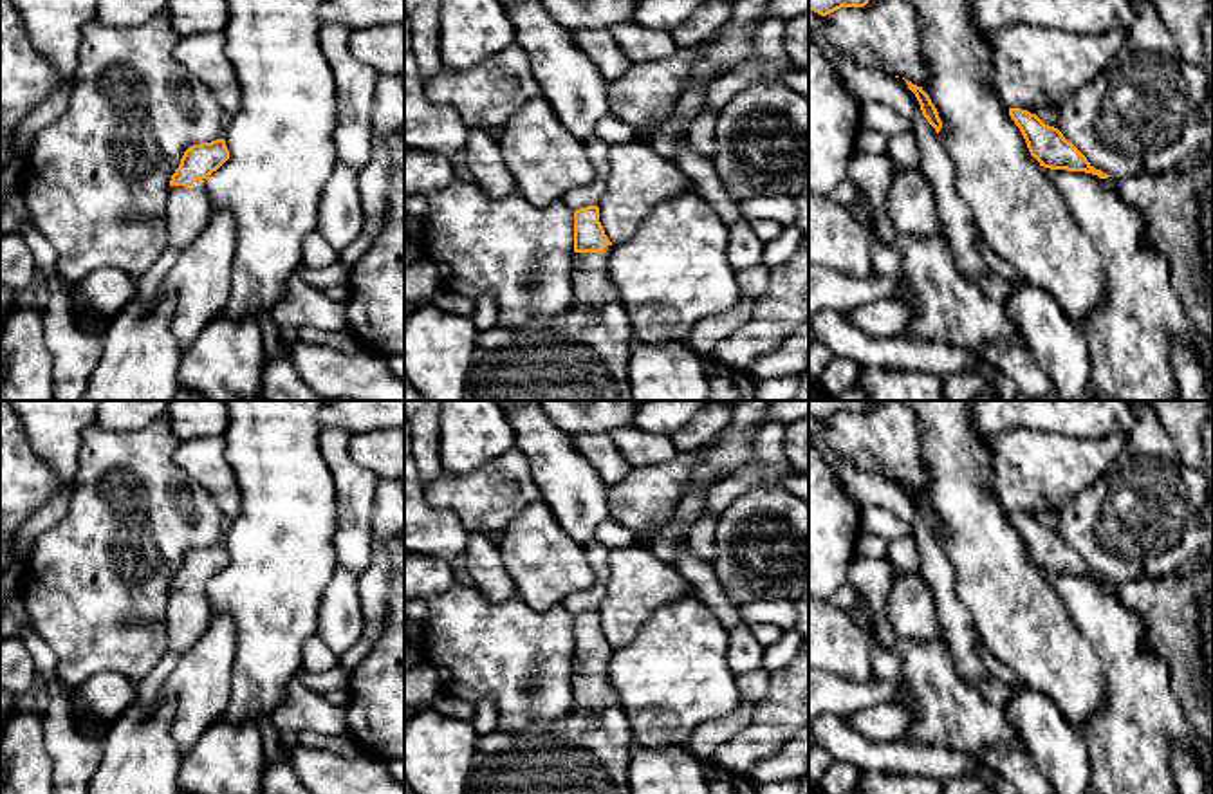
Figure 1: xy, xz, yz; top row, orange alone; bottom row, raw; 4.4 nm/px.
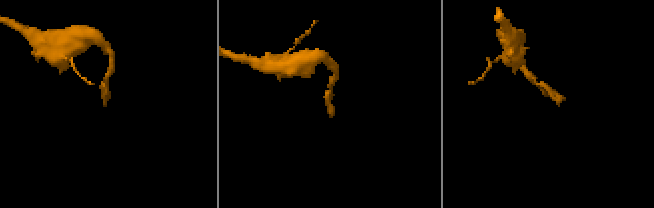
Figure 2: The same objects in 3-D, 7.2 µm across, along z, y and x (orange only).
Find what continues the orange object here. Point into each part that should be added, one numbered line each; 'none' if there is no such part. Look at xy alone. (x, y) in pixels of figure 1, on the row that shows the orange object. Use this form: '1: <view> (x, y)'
1: xy (188, 210)

